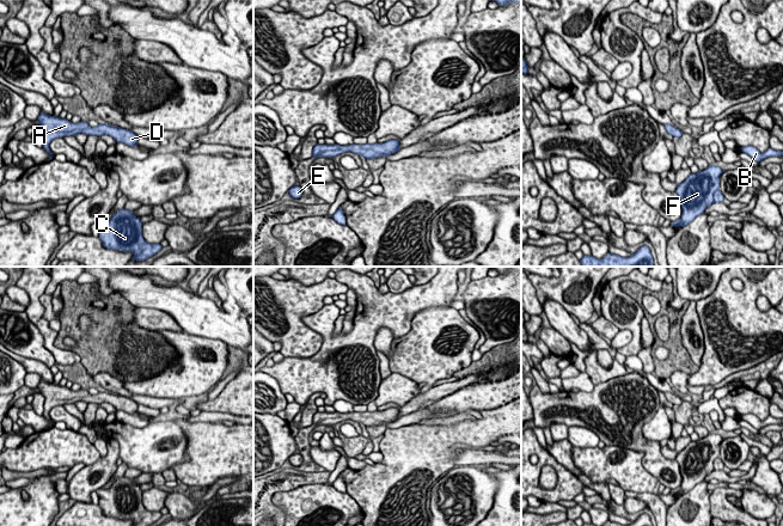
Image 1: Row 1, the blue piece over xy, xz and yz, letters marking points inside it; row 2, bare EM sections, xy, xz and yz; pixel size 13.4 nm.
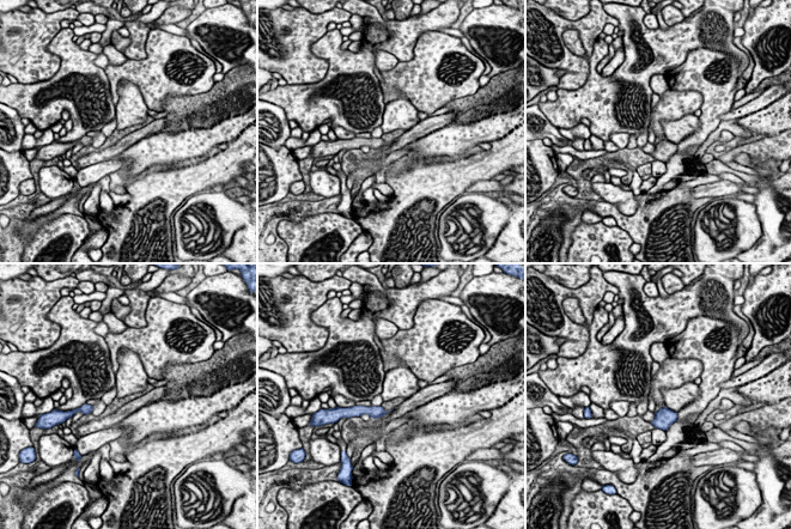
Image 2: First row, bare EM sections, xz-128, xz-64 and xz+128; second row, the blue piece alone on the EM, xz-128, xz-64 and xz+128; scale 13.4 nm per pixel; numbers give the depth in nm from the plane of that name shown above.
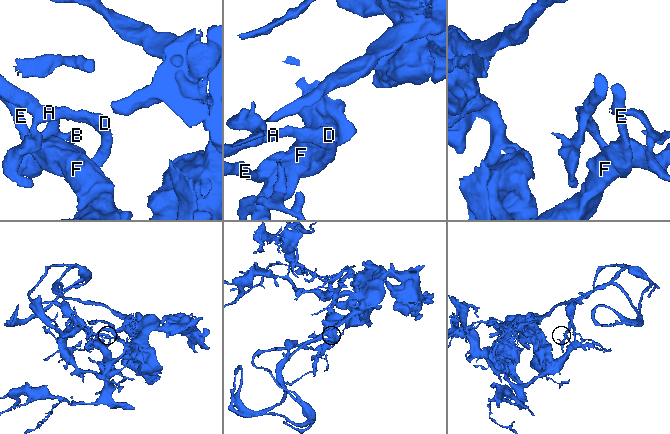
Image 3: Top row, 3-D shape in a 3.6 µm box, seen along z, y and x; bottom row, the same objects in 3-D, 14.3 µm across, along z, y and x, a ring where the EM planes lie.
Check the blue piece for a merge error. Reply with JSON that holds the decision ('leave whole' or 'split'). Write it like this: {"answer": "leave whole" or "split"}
{"answer": "leave whole"}

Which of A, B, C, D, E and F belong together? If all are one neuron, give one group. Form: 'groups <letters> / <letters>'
groups A B C D E F

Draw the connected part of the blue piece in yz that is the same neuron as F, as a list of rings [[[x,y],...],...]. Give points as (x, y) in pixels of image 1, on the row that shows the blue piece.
[[[709,165],[705,170],[691,173],[681,184],[677,184],[675,192],[681,206],[681,218],[671,222],[671,226],[684,227],[712,203],[723,202],[724,196],[720,191],[720,177],[724,172],[718,166]]]

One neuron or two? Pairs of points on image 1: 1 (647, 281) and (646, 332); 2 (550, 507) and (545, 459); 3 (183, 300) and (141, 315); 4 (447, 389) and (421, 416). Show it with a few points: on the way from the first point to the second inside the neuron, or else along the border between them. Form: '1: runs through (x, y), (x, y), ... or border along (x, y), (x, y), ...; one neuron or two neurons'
1: border along (643, 316), (641, 322), (641, 343), (643, 346); two neurons
2: border along (542, 501), (556, 502); two neurons
3: border along (138, 307), (154, 307), (165, 311), (179, 326); two neurons
4: border along (420, 409), (399, 417); two neurons

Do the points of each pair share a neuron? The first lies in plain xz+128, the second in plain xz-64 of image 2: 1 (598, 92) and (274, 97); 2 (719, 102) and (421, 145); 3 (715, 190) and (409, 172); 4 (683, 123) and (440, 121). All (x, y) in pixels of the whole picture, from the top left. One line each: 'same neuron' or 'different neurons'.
1: same neuron
2: different neurons
3: different neurons
4: different neurons

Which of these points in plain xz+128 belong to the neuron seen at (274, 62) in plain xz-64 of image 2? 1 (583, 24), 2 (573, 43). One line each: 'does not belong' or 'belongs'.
1: belongs
2: does not belong

